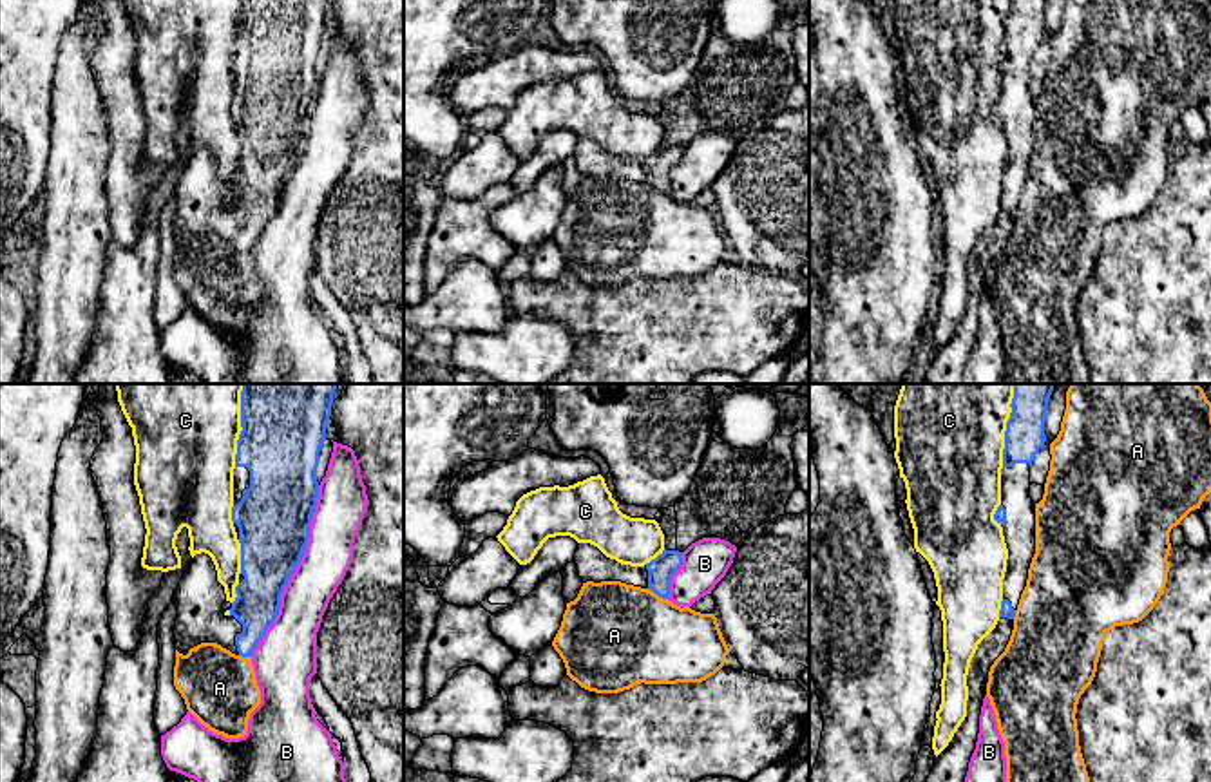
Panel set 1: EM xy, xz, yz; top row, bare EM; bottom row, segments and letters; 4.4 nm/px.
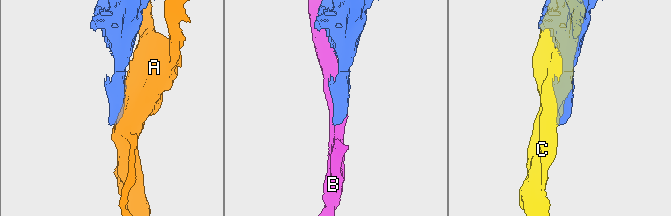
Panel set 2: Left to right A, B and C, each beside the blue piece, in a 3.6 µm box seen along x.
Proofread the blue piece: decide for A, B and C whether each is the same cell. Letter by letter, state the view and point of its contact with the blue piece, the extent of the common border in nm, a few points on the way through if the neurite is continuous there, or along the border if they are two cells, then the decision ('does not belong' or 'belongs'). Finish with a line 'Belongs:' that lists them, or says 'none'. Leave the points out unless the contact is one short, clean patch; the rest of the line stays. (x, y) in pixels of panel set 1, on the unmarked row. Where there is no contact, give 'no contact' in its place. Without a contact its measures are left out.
A: contact xz (657, 189); length 110 nm; does not belong
B: contact xy (294, 165); length 800 nm; does not belong
C: contact xy (239, 31); length 280 nm; does not belong
Belongs: none

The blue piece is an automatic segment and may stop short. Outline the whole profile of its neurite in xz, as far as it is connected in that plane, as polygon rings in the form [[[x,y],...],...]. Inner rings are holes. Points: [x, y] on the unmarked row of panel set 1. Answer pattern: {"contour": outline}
{"contour": [[[579,138],[574,148],[574,157],[583,177],[621,176],[648,183],[659,192],[668,194],[672,170],[682,159],[682,147],[664,143],[644,161],[630,161],[606,152],[590,138]]]}

